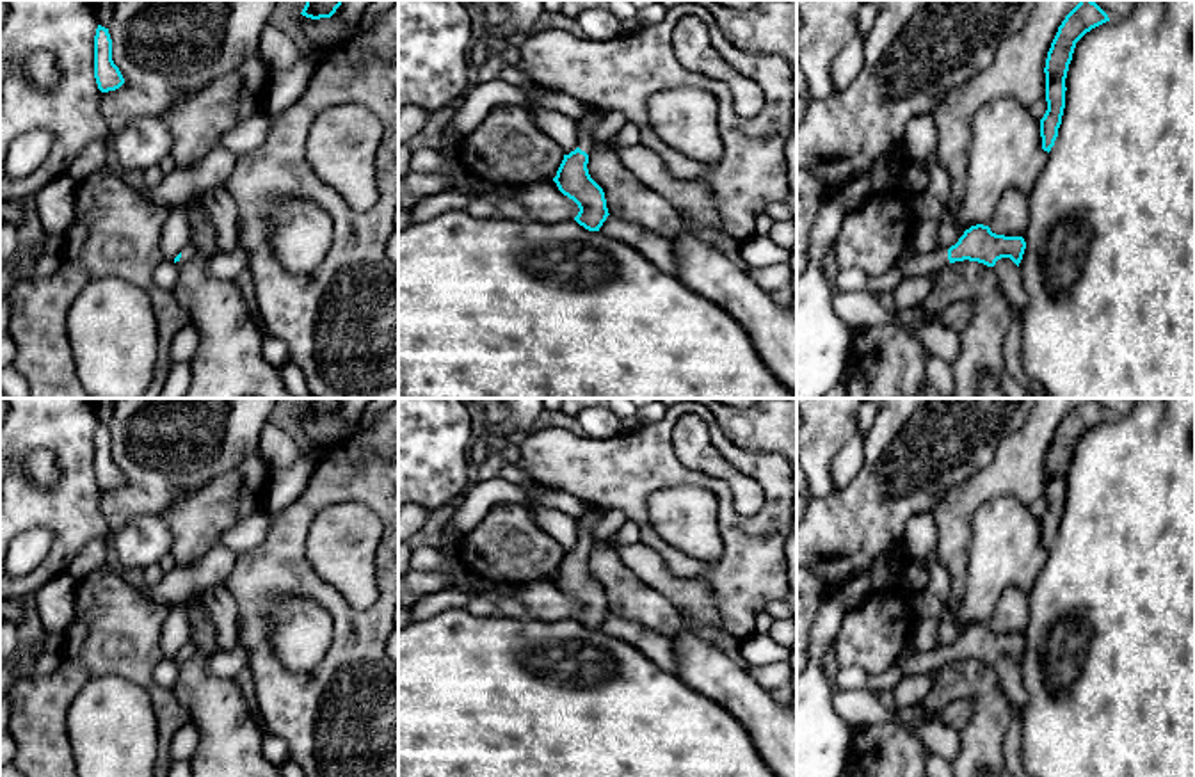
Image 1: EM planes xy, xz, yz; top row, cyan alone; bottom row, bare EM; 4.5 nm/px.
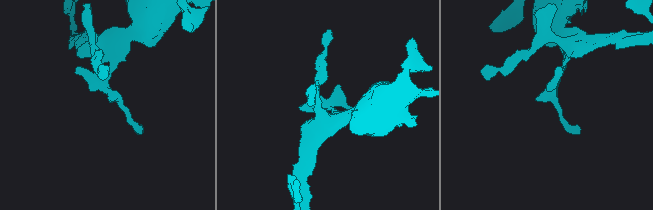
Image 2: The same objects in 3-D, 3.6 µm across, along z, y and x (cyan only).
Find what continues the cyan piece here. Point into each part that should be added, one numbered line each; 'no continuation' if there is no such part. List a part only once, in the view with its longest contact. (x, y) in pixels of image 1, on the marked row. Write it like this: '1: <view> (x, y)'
1: yz (920, 264)

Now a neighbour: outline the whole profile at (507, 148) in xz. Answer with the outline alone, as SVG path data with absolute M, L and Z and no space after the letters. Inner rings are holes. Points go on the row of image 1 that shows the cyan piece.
M500 105L461 139L455 158L484 181L528 185L553 180L564 153L535 124L528 108Z

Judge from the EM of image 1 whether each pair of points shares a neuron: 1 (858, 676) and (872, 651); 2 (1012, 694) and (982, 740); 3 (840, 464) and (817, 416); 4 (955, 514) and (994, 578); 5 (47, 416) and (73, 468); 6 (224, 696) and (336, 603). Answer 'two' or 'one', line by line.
1: two
2: two
3: two
4: two
5: one
6: two

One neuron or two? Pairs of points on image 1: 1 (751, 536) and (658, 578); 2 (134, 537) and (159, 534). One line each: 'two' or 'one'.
1: two
2: one

